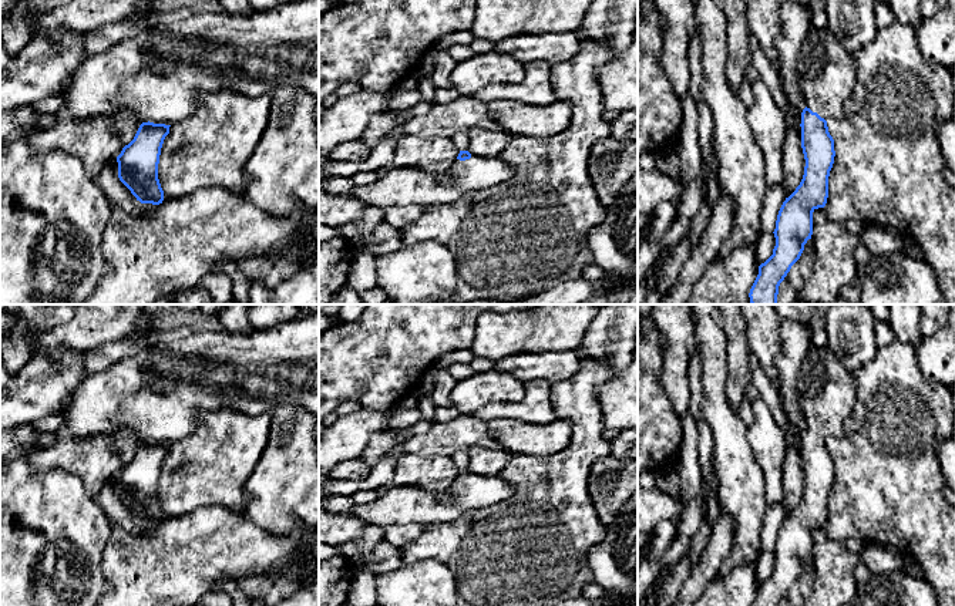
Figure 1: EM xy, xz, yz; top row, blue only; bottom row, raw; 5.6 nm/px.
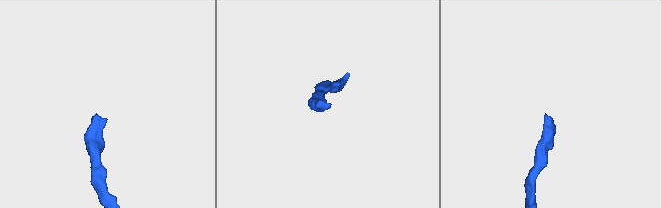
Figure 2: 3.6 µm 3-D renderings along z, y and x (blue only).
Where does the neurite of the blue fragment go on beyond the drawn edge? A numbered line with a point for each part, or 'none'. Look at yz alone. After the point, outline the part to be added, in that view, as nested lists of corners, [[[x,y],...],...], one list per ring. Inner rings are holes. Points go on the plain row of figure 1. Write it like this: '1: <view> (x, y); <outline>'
1: yz (827, 391); [[[810,346],[806,358],[801,363],[797,390],[800,393],[800,405],[806,425],[813,431],[817,431],[825,440],[830,437],[843,437],[845,421],[857,404],[857,393],[854,374],[840,363],[830,347],[817,349]]]

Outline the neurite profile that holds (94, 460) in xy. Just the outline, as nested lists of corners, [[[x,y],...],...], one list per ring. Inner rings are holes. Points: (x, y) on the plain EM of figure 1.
[[[63,424],[56,442],[48,448],[37,448],[27,461],[41,474],[53,468],[70,471],[84,482],[91,498],[97,499],[105,482],[124,467],[115,447],[115,437],[121,430],[125,428],[80,440]]]

